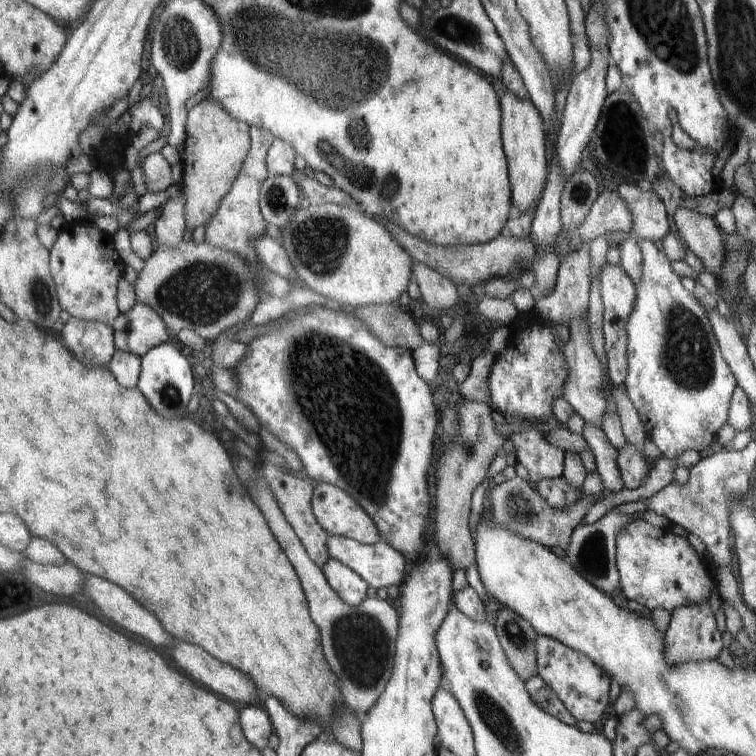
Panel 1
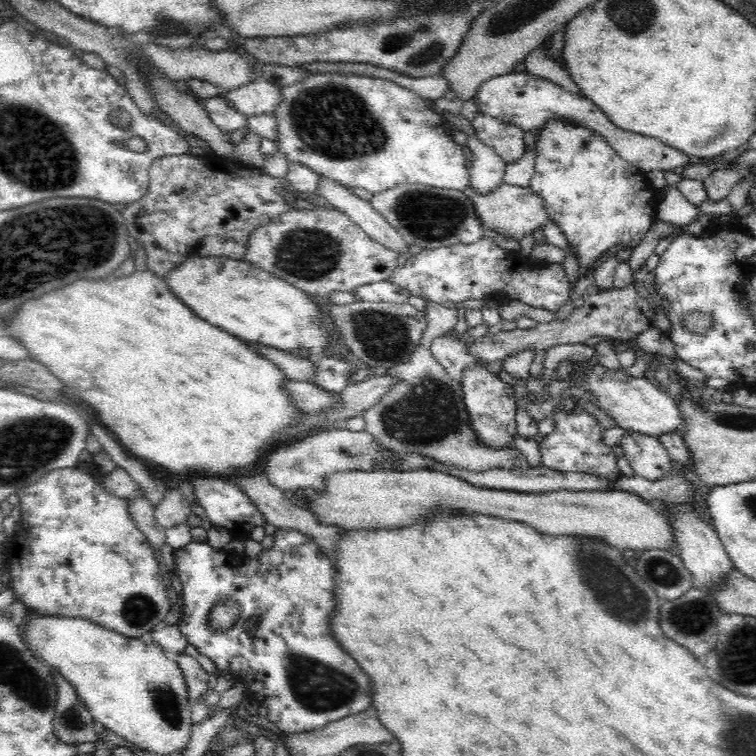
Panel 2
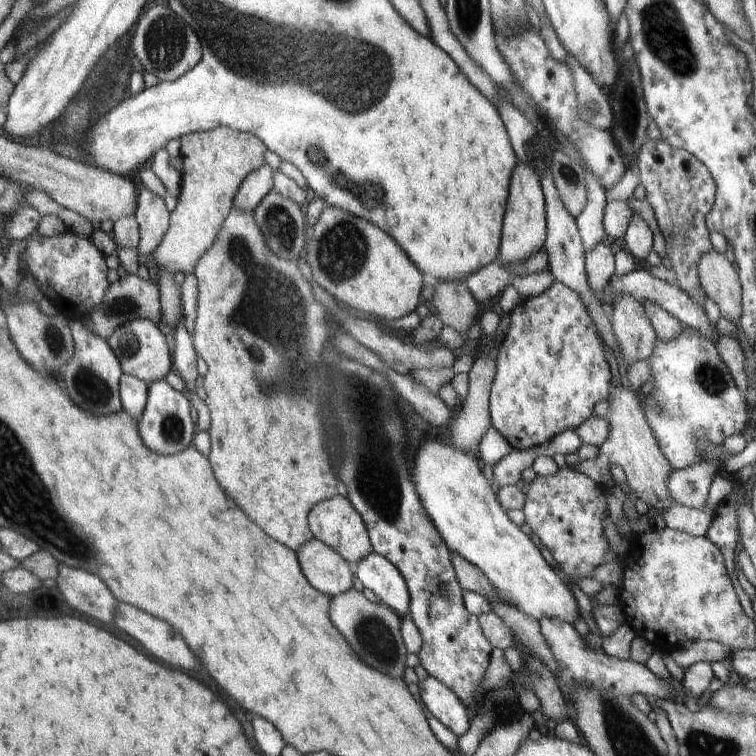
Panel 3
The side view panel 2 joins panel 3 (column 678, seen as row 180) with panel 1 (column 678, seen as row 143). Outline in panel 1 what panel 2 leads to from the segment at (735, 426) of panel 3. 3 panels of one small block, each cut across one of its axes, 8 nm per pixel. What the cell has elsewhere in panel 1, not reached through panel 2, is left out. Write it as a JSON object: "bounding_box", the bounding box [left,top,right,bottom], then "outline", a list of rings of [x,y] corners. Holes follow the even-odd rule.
{"bounding_box":[624,237,737,460],"outline":[[[641,237],[635,241],[643,258],[642,280],[635,284],[634,310],[626,322],[628,370],[624,391],[638,413],[647,438],[654,442],[662,458],[674,460],[686,450],[698,454],[717,439],[718,431],[728,422],[729,404],[737,382],[722,356],[706,309],[684,288],[668,257],[656,248],[654,241]]]}

